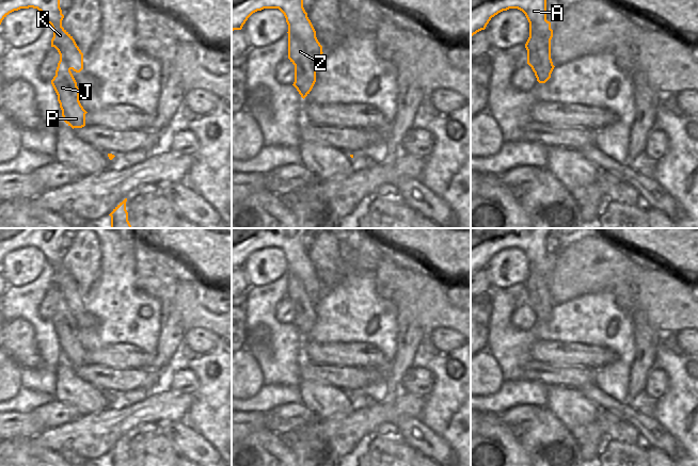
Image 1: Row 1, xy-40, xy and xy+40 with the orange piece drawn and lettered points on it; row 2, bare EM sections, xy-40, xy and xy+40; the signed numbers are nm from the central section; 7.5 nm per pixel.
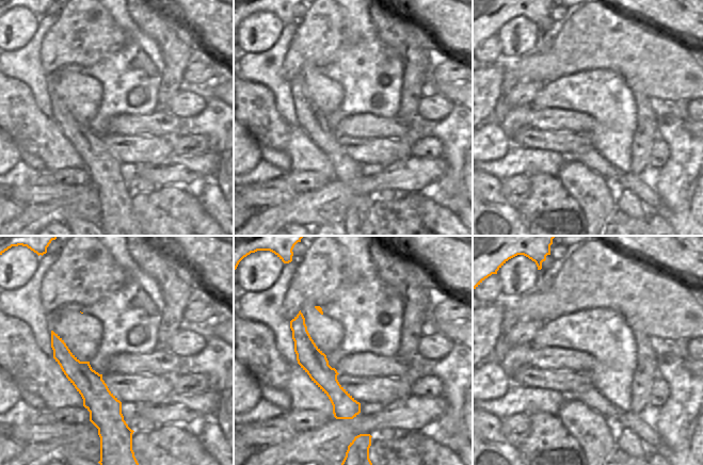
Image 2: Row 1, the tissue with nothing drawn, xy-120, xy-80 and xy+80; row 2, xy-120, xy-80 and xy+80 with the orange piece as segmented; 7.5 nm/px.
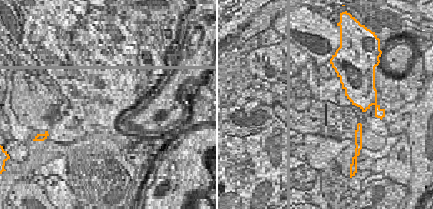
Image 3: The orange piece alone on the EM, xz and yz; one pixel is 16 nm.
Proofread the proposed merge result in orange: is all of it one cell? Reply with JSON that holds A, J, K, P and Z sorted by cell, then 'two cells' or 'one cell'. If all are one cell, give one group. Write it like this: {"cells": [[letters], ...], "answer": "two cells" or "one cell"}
{"cells": [["A", "K", "Z"], ["J", "P"]], "answer": "two cells"}

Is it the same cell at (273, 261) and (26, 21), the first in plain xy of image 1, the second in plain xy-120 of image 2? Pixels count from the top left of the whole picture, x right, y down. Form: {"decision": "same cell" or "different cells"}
{"decision": "same cell"}

